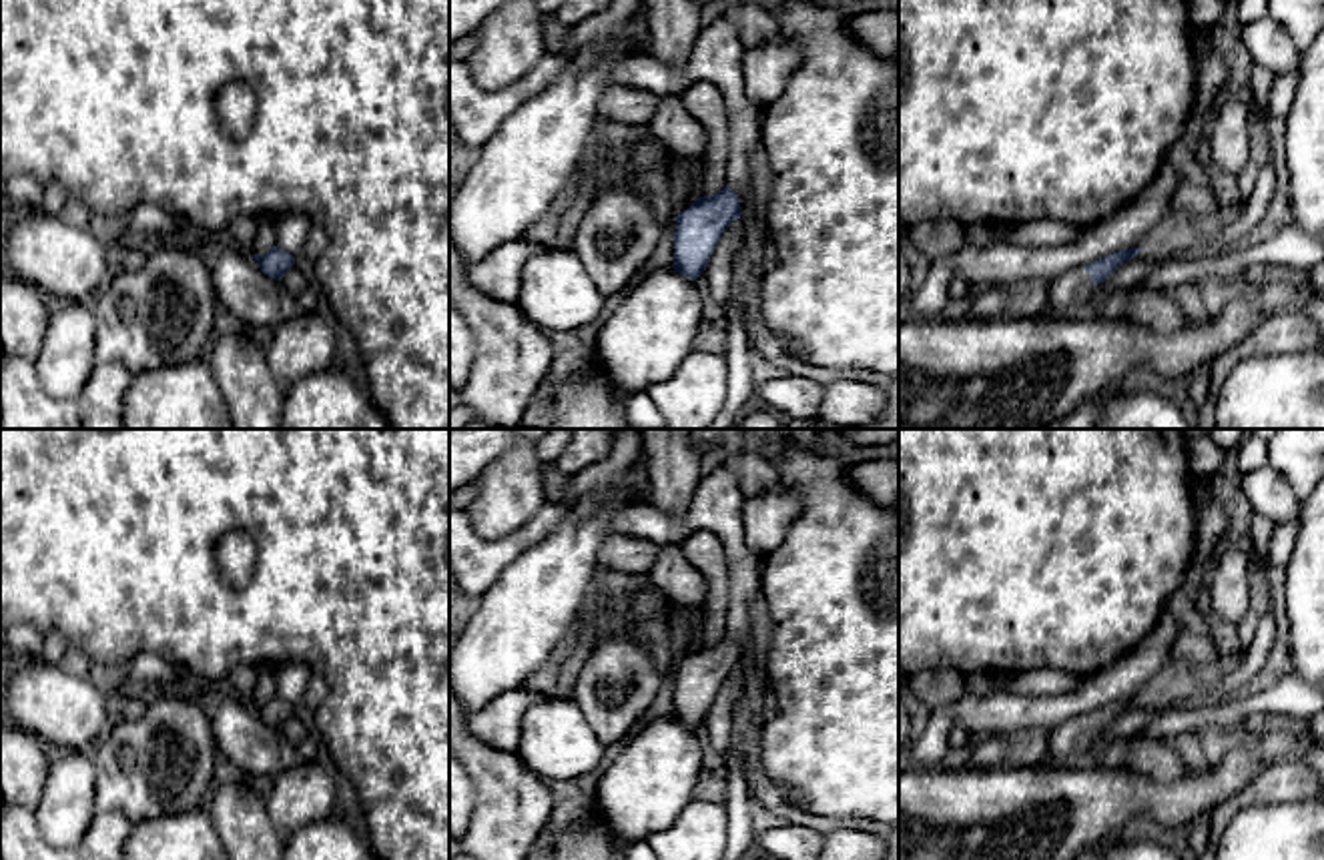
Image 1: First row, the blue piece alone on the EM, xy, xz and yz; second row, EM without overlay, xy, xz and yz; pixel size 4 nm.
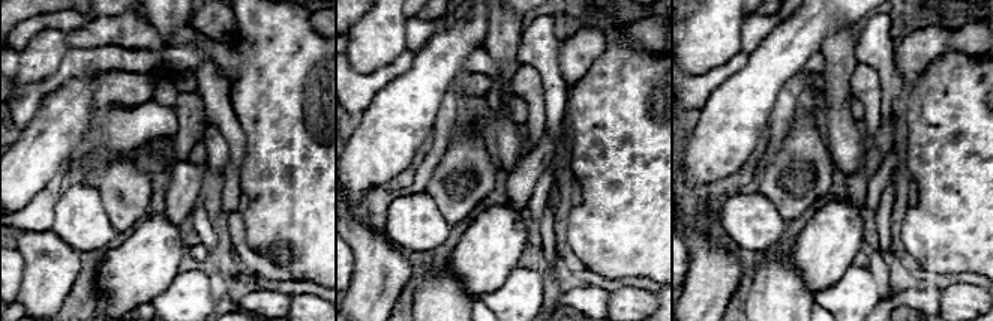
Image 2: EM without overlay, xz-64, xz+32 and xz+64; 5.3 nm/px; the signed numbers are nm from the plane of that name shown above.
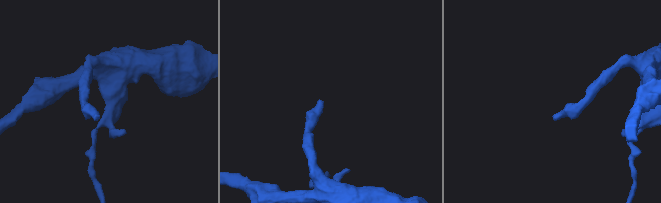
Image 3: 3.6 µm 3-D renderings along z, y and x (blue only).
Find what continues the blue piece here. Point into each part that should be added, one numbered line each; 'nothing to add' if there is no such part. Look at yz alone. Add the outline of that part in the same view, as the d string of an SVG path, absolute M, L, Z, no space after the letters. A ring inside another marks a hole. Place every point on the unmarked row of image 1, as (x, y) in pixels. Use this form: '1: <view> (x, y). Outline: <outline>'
1: yz (1068, 738). Outline: M1085 716L1071 718L1051 732L1045 732L1047 752L1059 758L1071 758L1093 740L1091 724Z

